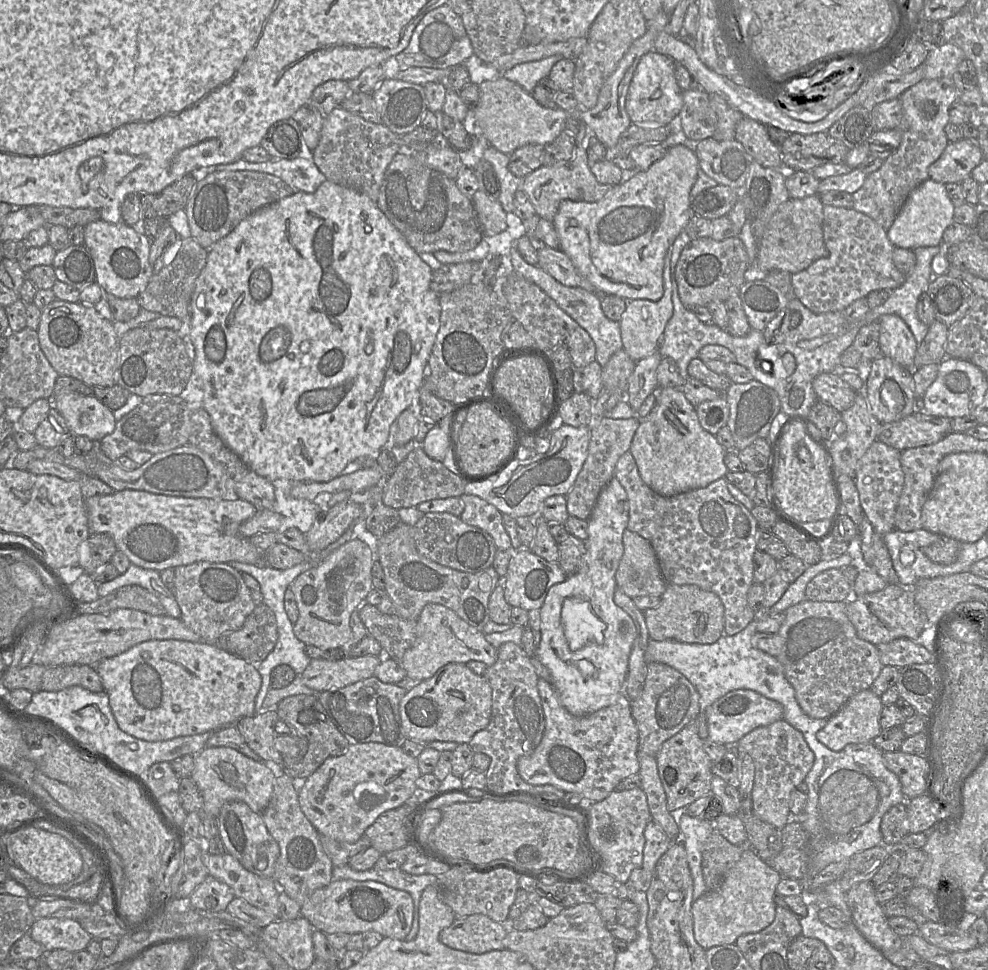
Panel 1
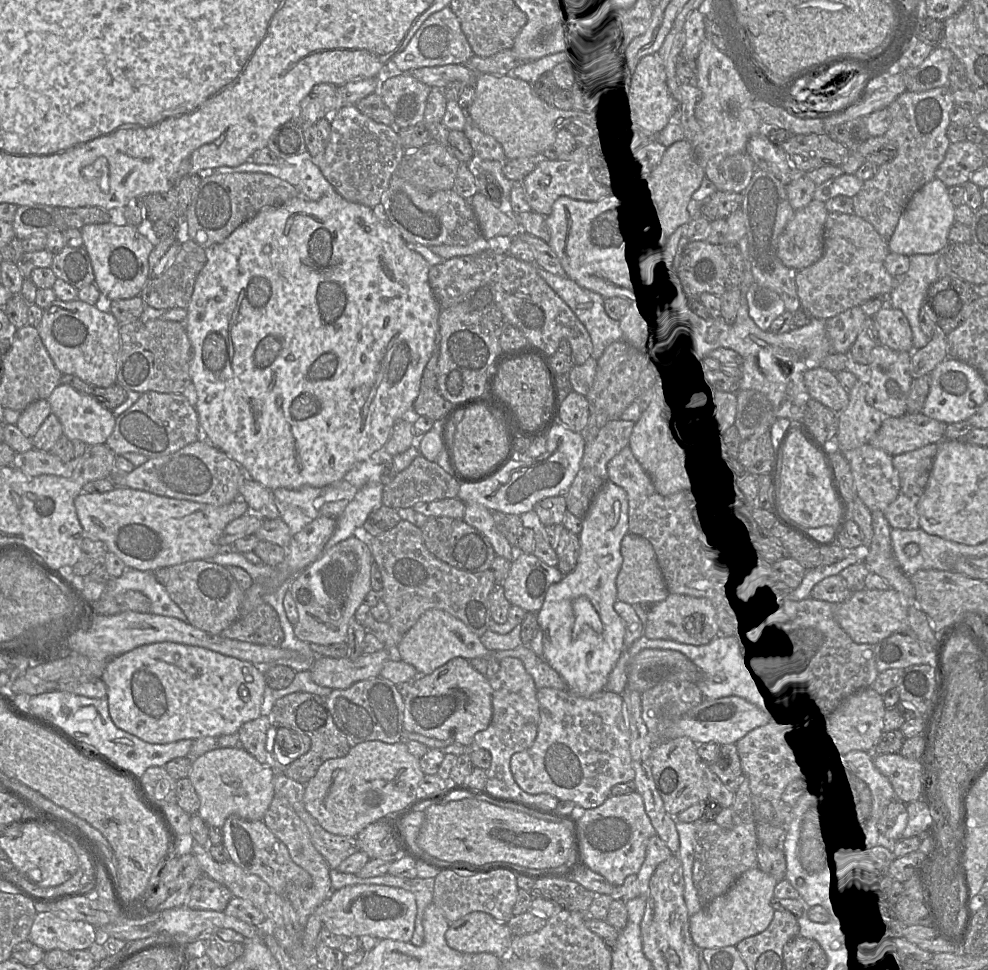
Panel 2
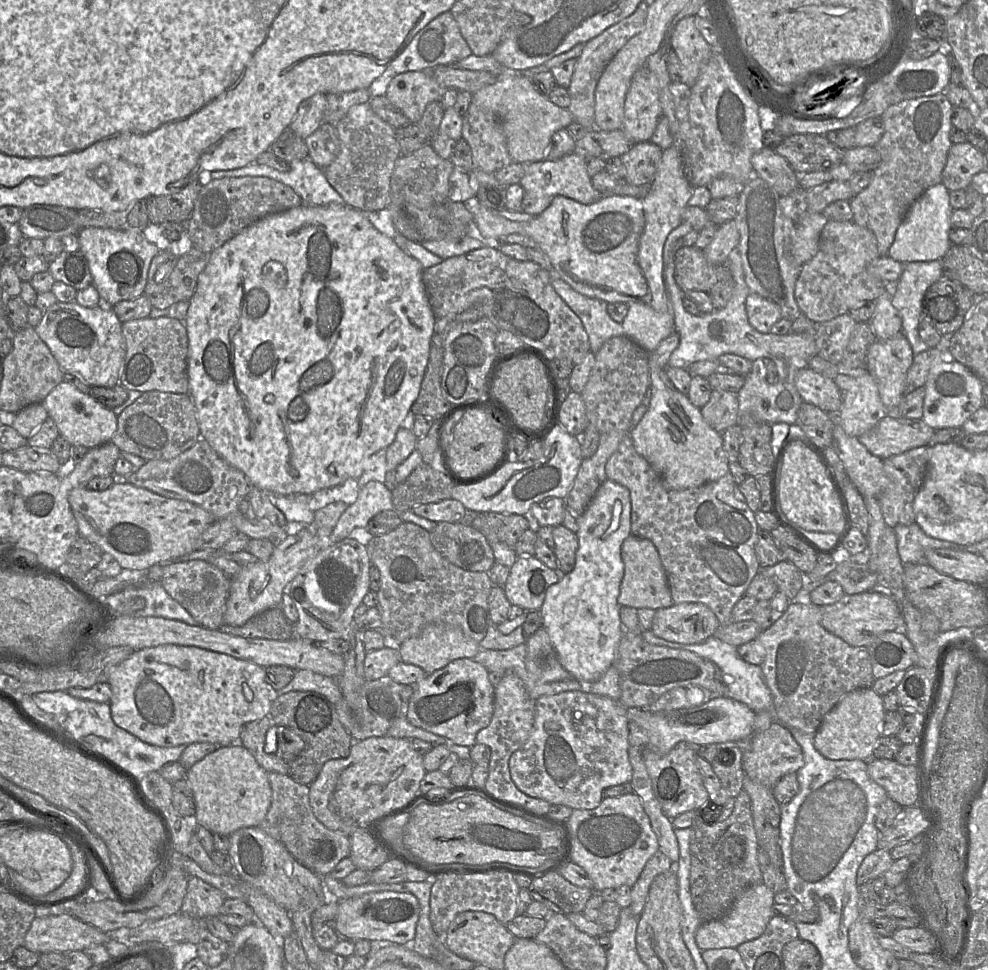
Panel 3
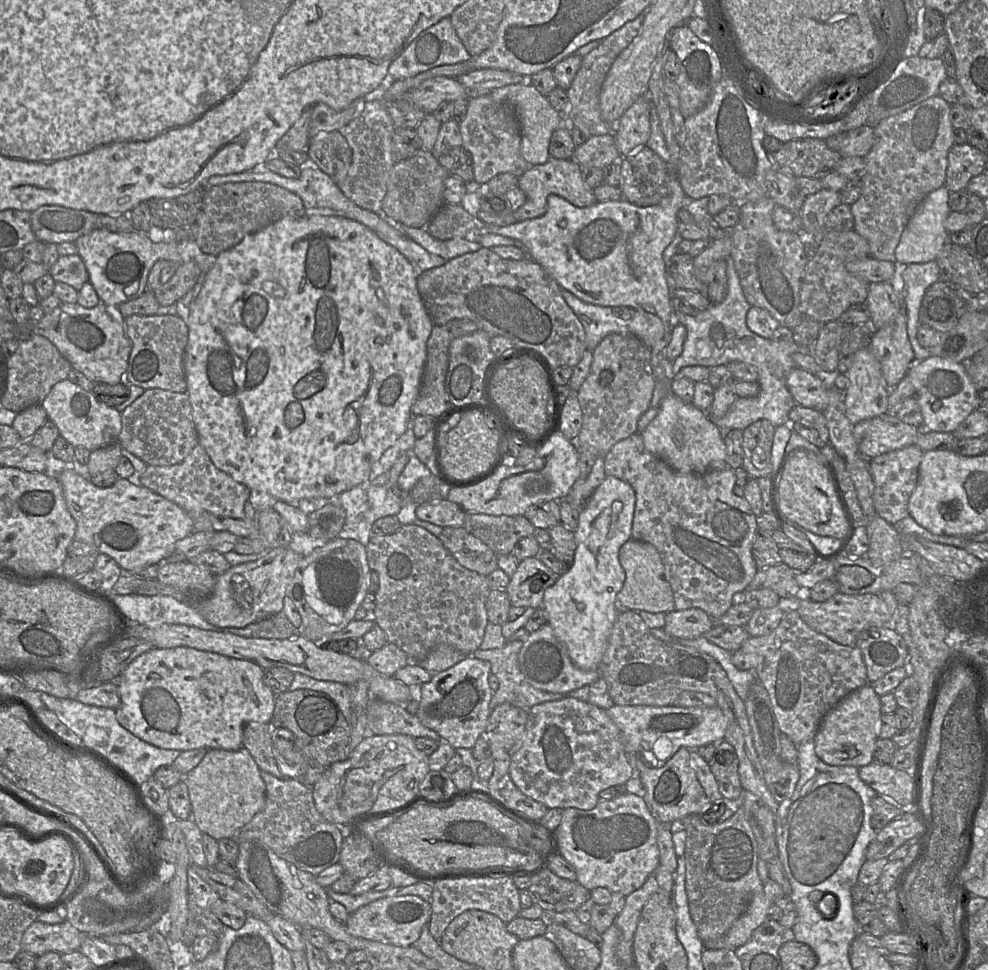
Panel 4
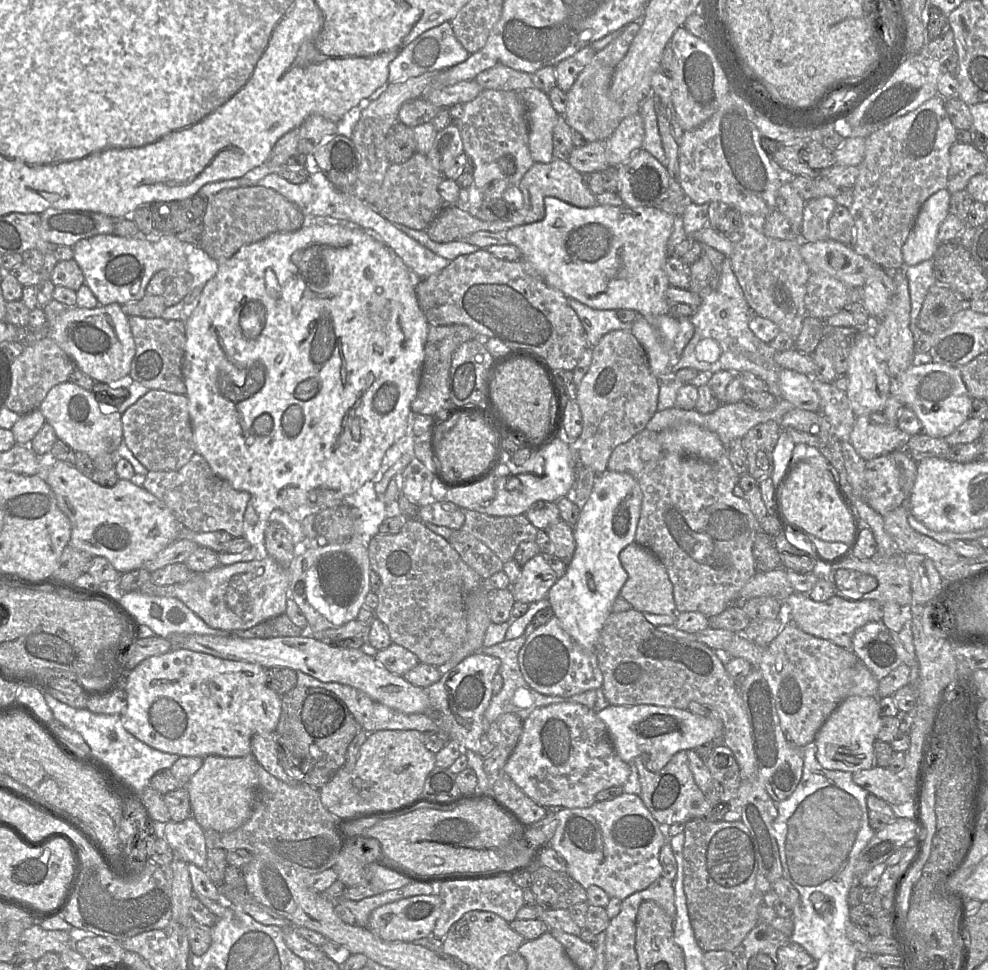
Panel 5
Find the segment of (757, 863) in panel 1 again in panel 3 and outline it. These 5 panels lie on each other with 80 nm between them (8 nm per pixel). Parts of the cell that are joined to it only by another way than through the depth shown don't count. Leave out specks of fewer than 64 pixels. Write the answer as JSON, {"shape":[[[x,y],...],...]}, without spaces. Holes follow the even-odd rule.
{"shape":[[[757,884],[743,890],[728,913],[718,920],[702,922],[695,934],[697,946],[702,950],[737,948],[740,944],[762,935],[768,922],[774,916],[775,893],[765,884]]]}

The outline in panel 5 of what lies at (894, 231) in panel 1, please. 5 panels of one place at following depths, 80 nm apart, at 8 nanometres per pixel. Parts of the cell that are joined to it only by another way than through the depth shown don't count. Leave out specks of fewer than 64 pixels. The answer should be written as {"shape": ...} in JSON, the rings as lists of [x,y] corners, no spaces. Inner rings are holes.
{"shape":[[[945,188],[931,195],[922,205],[915,224],[902,247],[905,266],[932,259],[939,244],[940,225],[949,215],[950,192]]]}

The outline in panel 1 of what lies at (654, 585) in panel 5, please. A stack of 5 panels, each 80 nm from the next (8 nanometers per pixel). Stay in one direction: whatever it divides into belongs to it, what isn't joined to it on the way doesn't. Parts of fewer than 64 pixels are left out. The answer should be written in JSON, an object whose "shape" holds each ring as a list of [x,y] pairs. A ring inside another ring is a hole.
{"shape":[[[625,529],[624,552],[616,571],[616,584],[632,599],[659,596],[666,590],[656,553],[648,540]]]}

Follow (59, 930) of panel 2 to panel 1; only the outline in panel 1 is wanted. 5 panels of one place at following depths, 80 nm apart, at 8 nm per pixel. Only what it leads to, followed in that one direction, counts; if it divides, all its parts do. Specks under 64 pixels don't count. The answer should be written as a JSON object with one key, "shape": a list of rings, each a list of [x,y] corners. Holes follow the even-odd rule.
{"shape":[[[44,917],[35,919],[29,934],[45,949],[65,949],[72,953],[85,950],[93,937],[79,921],[68,918]]]}

